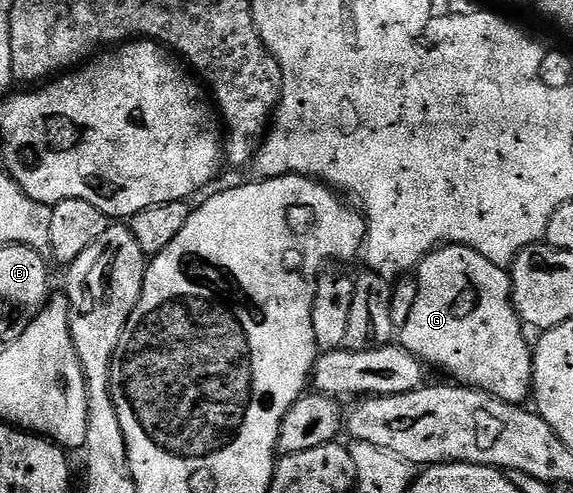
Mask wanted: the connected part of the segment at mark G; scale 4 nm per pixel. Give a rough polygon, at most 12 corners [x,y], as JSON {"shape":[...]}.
{"shape":[[462,245],[419,262],[401,348],[506,406],[533,349],[506,270]]}

